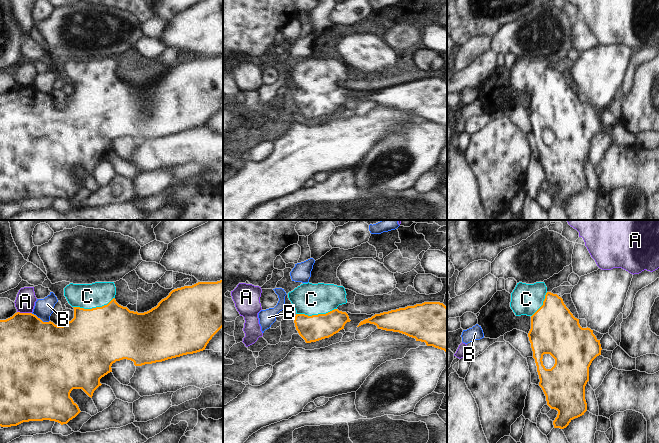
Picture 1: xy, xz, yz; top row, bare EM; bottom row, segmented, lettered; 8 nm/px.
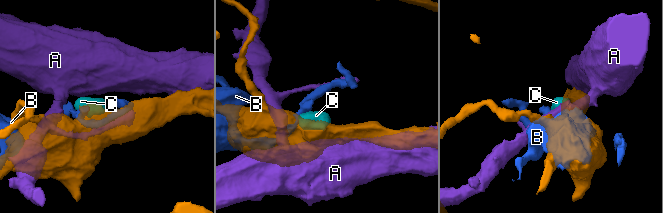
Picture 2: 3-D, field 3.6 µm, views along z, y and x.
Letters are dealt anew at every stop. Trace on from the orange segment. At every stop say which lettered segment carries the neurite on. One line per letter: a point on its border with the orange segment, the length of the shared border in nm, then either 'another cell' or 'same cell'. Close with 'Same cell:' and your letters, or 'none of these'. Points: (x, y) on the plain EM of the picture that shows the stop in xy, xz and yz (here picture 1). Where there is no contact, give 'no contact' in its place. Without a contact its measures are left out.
A: xy (24, 89) | 120 nm | another cell
B: xy (39, 94) | 170 nm | another cell
C: xy (93, 84) | 340 nm | same cell
Same cell: C

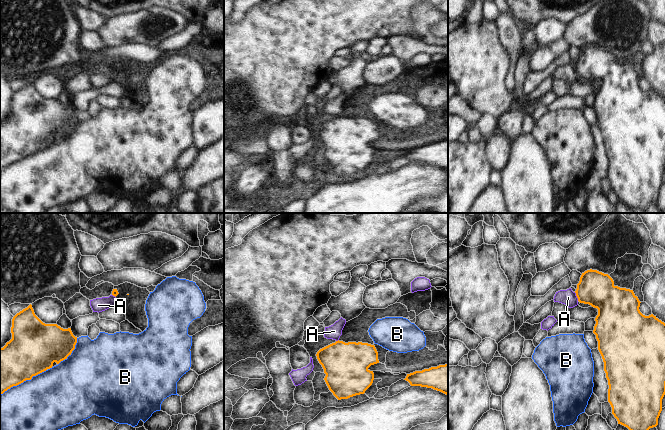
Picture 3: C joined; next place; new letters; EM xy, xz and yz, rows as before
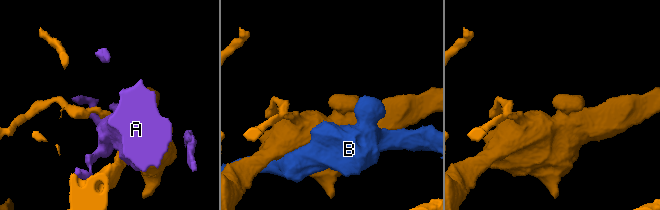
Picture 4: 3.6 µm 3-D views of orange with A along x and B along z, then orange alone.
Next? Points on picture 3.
A: yz (576, 71) | 80 nm | another cell
B: xy (23, 157) | 440 nm | another cell
Same cell: none of these

